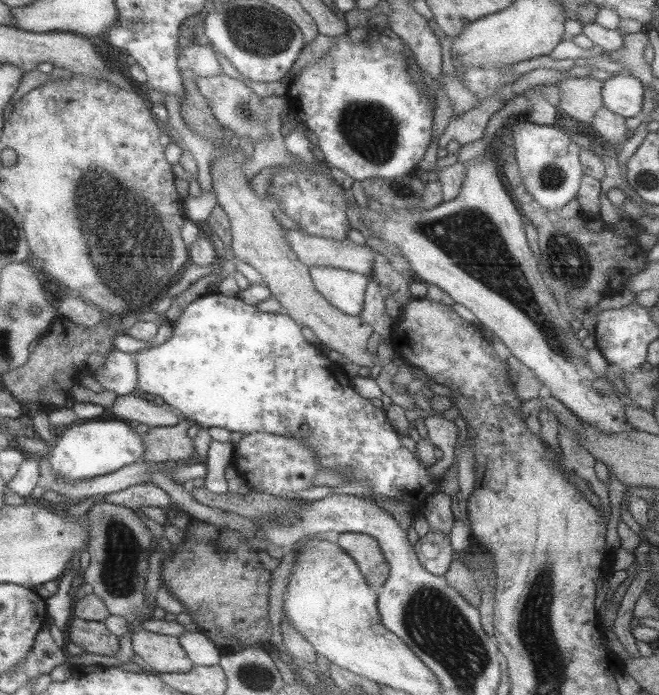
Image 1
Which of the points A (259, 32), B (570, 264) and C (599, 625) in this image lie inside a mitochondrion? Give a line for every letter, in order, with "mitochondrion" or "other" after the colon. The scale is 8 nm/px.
A: mitochondrion
B: mitochondrion
C: other

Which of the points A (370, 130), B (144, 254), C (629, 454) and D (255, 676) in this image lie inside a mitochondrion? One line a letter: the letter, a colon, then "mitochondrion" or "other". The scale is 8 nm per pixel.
A: mitochondrion
B: mitochondrion
C: other
D: mitochondrion

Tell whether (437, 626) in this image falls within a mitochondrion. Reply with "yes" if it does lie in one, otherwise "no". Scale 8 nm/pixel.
yes

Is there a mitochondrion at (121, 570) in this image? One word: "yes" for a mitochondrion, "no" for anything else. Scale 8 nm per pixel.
yes

